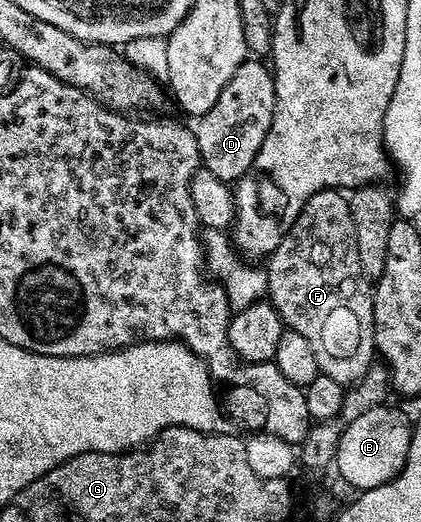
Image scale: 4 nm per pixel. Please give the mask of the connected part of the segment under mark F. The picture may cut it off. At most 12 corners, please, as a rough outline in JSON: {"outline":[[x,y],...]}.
{"outline":[[320,190],[267,259],[267,298],[348,388],[375,361],[349,199]]}

